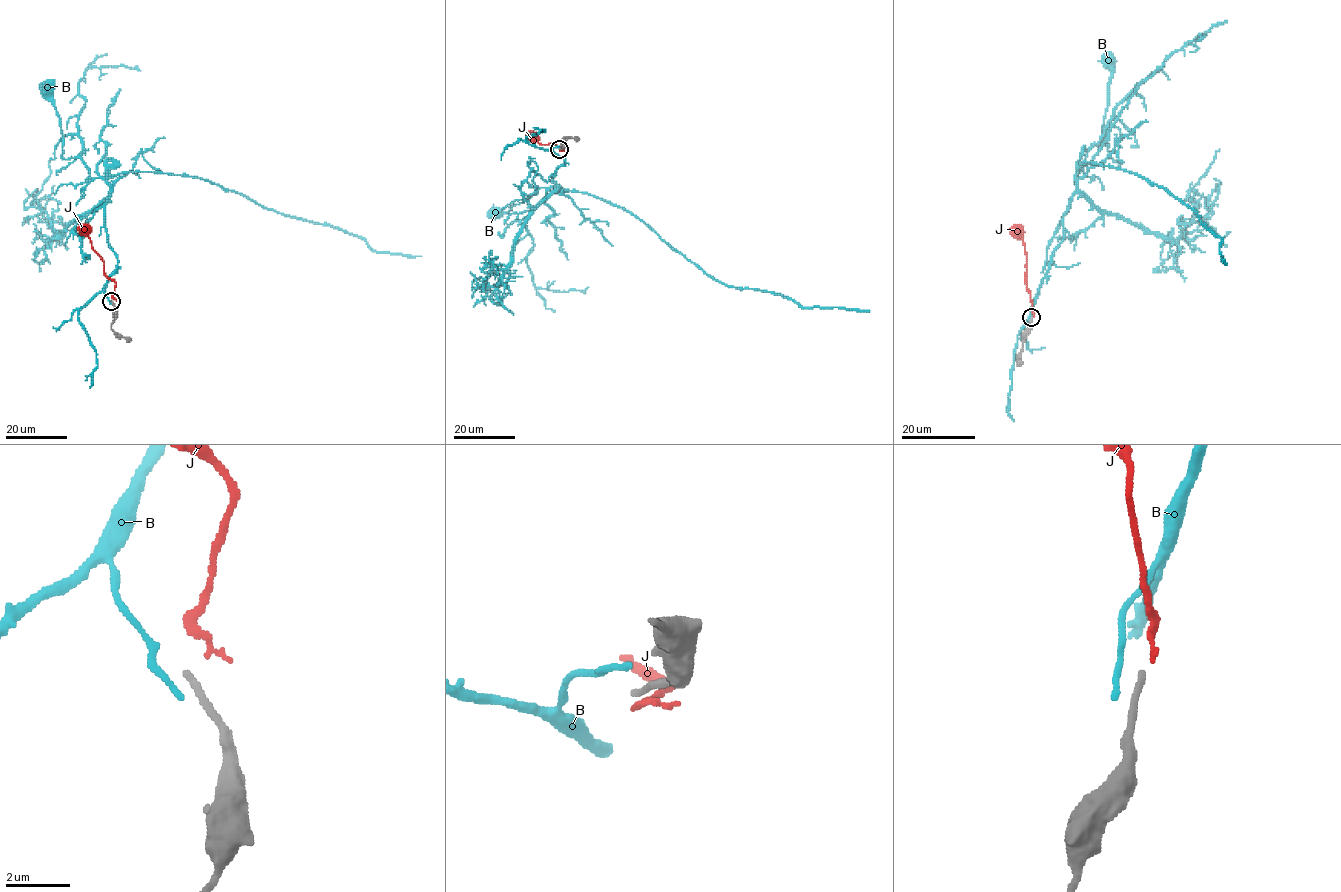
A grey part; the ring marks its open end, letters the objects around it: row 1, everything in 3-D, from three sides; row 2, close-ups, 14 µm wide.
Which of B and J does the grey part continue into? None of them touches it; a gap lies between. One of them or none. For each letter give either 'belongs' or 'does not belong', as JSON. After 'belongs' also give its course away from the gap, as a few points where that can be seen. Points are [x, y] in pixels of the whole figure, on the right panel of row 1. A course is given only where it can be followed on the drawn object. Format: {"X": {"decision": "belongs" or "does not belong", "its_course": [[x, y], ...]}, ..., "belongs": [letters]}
{"B": {"decision": "does not belong"}, "J": {"decision": "does not belong"}, "belongs": []}

